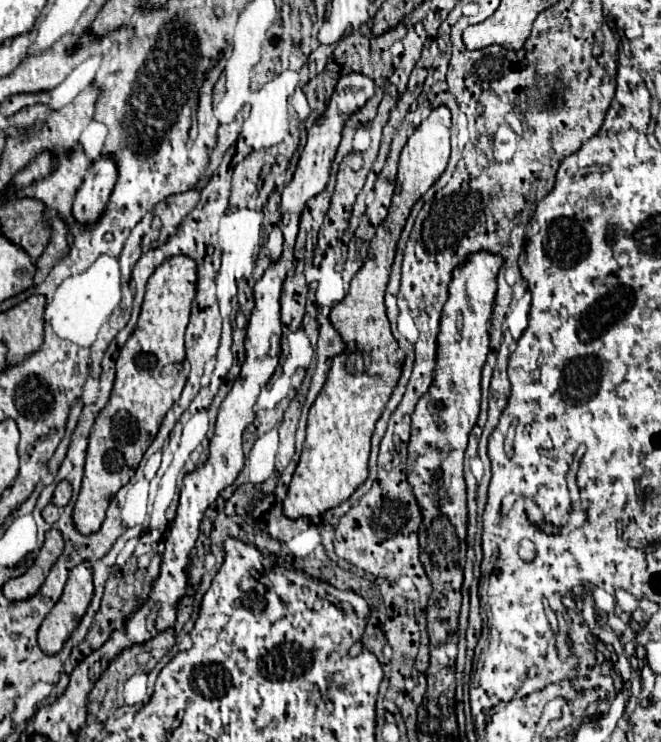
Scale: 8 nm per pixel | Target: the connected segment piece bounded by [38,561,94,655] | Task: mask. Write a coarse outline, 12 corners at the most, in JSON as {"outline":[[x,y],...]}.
{"outline":[[92,567],[72,569],[58,605],[38,631],[46,655],[58,655],[84,617]]}

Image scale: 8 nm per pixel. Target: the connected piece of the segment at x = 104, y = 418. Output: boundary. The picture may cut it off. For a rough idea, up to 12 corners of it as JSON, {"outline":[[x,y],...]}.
{"outline":[[198,265],[148,279],[90,431],[74,523],[100,531],[186,385]]}

